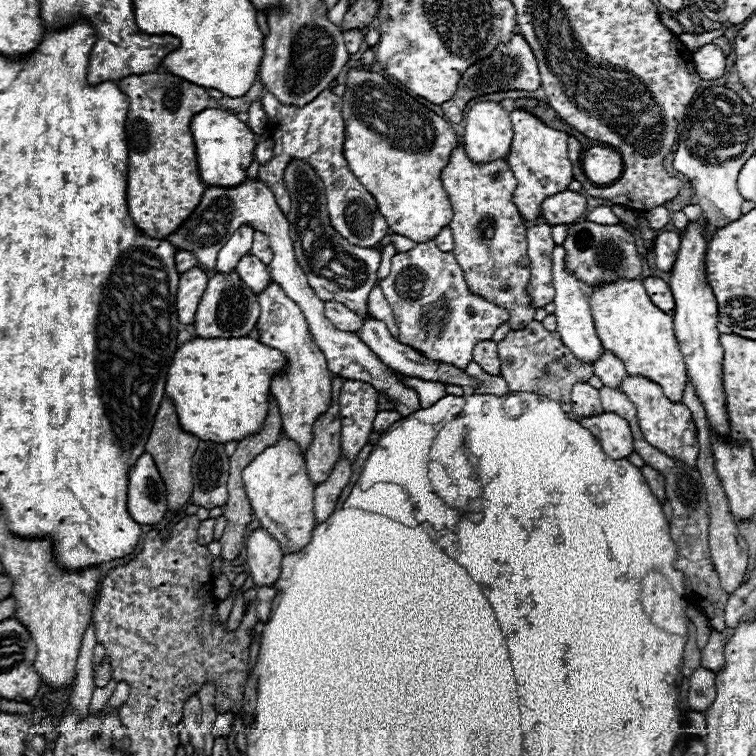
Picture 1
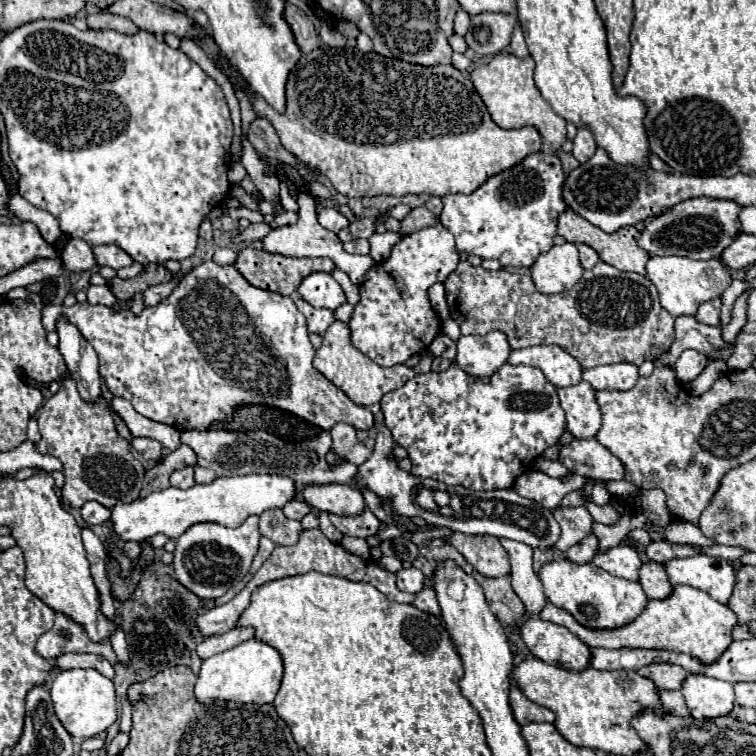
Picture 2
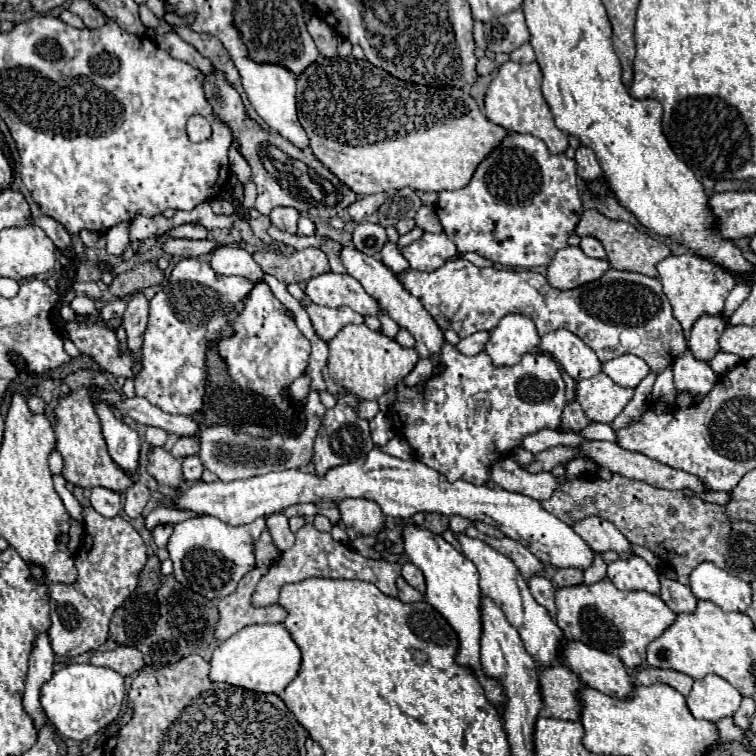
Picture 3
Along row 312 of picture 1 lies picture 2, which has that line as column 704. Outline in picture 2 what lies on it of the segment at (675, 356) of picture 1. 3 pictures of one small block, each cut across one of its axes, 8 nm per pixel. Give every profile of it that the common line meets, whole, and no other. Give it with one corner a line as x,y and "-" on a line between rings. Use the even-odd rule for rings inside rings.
674,586
674,592
664,600
650,600
646,610
630,624
616,630
590,630
578,624
566,610
556,608
552,602
546,602
542,612
538,614
542,620
560,624
582,638
592,648
654,648
654,650
670,650
688,656
696,656
702,664
712,664
716,656
724,654
724,648
732,644
732,628
736,626
736,614
710,598
706,592
696,590
692,586

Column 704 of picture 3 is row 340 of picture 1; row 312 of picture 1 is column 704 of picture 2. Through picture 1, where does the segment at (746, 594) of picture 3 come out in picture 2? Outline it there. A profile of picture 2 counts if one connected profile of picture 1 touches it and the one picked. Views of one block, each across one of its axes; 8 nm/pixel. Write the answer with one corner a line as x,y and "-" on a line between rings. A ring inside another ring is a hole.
706,554
692,558
676,558
664,564
672,584
688,584
704,590
720,604
726,604
736,584
736,572
730,562

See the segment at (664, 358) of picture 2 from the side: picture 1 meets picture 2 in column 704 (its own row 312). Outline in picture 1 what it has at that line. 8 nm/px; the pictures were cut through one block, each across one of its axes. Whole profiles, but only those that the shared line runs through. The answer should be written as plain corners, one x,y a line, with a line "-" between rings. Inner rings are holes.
324,302
324,314
342,332
356,334
362,328
362,316
358,316
352,310
348,310
340,302

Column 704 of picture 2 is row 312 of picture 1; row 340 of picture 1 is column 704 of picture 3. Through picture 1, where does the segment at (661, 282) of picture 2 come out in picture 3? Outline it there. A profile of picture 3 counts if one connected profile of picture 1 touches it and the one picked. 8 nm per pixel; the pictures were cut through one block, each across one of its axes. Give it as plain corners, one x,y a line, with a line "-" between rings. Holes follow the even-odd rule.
682,254
682,256
668,256
658,264
658,280
664,286
664,294
668,296
672,308
674,308
674,318
682,324
682,328
688,332
692,324
708,314
708,316
720,316
724,310
724,300
730,294
730,290
736,286
736,280
712,264
710,260
704,260
694,254

